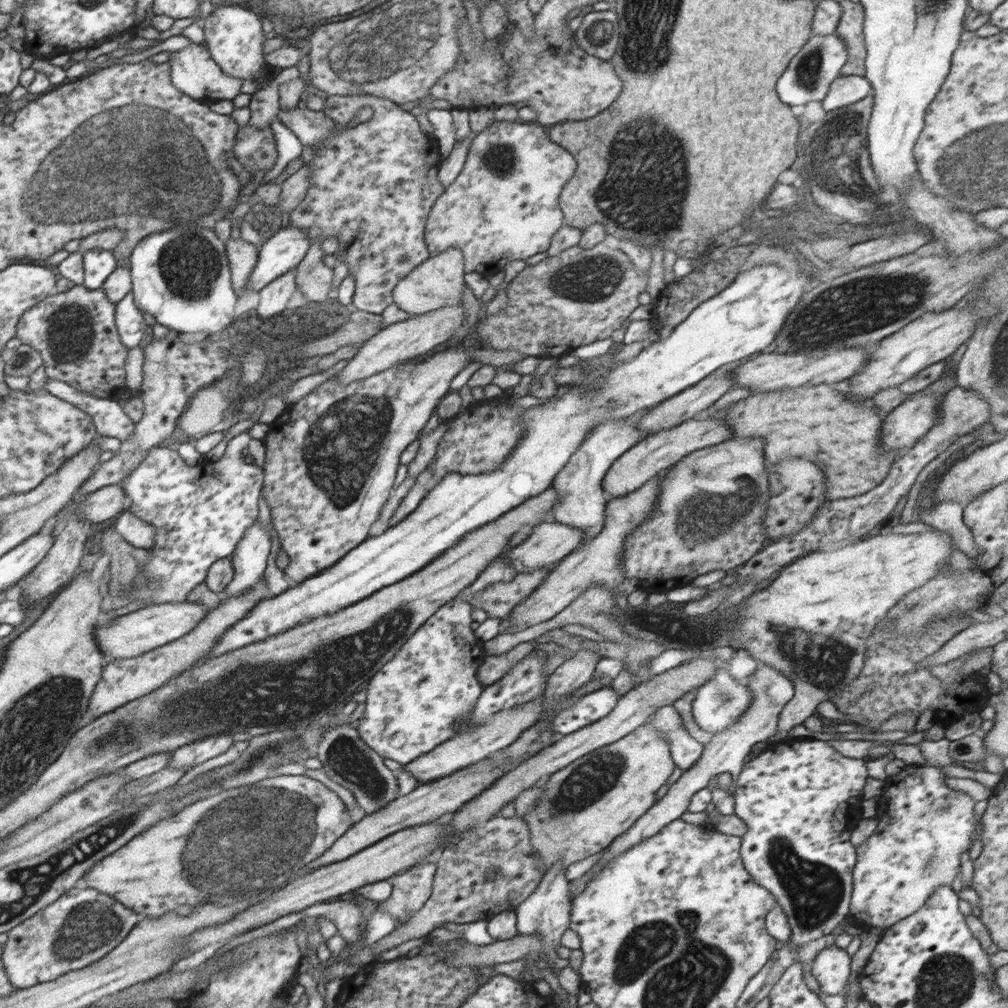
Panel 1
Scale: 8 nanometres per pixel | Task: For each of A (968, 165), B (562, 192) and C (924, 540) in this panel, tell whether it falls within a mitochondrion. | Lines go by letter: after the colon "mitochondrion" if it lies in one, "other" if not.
A: mitochondrion
B: other
C: other

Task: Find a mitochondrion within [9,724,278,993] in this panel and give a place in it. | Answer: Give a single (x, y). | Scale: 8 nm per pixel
(90, 927)

